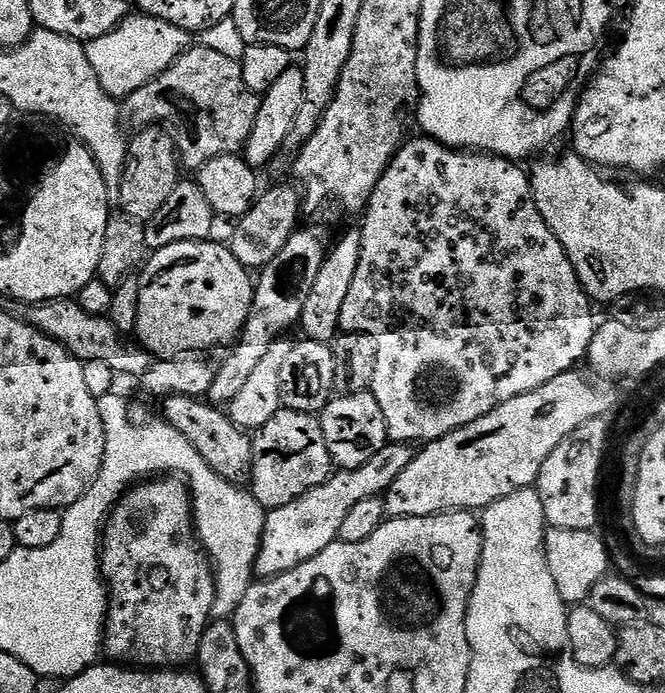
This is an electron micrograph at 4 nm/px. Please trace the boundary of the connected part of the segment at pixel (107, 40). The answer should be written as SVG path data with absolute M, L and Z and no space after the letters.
M129 14L117 28L110 30L110 34L102 34L102 38L87 41L84 48L102 88L116 101L123 102L130 94L134 94L134 90L142 90L142 86L170 70L173 62L193 44L193 33L162 18Z

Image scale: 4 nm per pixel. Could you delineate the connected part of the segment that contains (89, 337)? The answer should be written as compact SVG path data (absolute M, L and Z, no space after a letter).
M79 299L51 300L41 304L29 304L23 309L23 319L42 334L54 338L71 356L83 362L106 362L121 377L143 378L148 367L154 363L153 353L139 343L127 344L125 337L113 326L107 316L95 316L80 305Z

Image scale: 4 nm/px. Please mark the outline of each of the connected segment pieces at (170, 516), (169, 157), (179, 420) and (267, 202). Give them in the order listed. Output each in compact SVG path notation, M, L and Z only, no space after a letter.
M149 478L139 484L132 485L117 504L113 504L108 521L104 523L102 547L100 549L100 571L110 597L108 614L104 622L103 651L109 661L120 666L131 666L137 670L180 670L188 663L197 659L202 642L202 634L213 619L212 607L216 597L216 573L211 560L208 559L194 527L192 505L190 503L190 488L180 478Z
M148 126L140 130L135 137L132 136L128 145L128 160L123 172L121 182L121 200L119 211L123 215L128 216L132 220L147 222L154 218L154 214L158 214L158 210L162 210L162 205L170 198L170 194L174 193L177 184L182 180L182 165L178 155L178 144L175 139L171 140L166 133L163 132L163 127Z
M169 396L163 404L163 419L174 426L178 434L184 435L186 442L190 442L190 446L194 446L194 450L206 458L206 462L218 475L237 486L247 485L251 481L254 466L253 437L245 429L239 428L223 407L195 396Z
M295 183L292 184L276 184L265 192L263 189L249 212L235 221L236 229L232 232L230 247L234 258L238 258L244 268L259 270L274 262L274 258L282 254L282 246L286 246L286 242L290 242L290 238L296 233L301 223L302 192Z

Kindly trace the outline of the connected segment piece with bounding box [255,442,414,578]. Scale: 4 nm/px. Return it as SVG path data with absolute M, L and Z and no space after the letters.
M388 443L385 448L378 450L370 462L366 462L357 468L345 468L333 471L329 480L322 482L322 486L314 486L314 490L306 490L302 498L294 498L281 508L273 508L265 515L264 533L256 559L255 575L260 578L271 578L281 576L322 554L326 546L337 543L342 521L350 509L358 506L371 496L383 497L384 491L410 466L414 455L414 448L411 444Z

